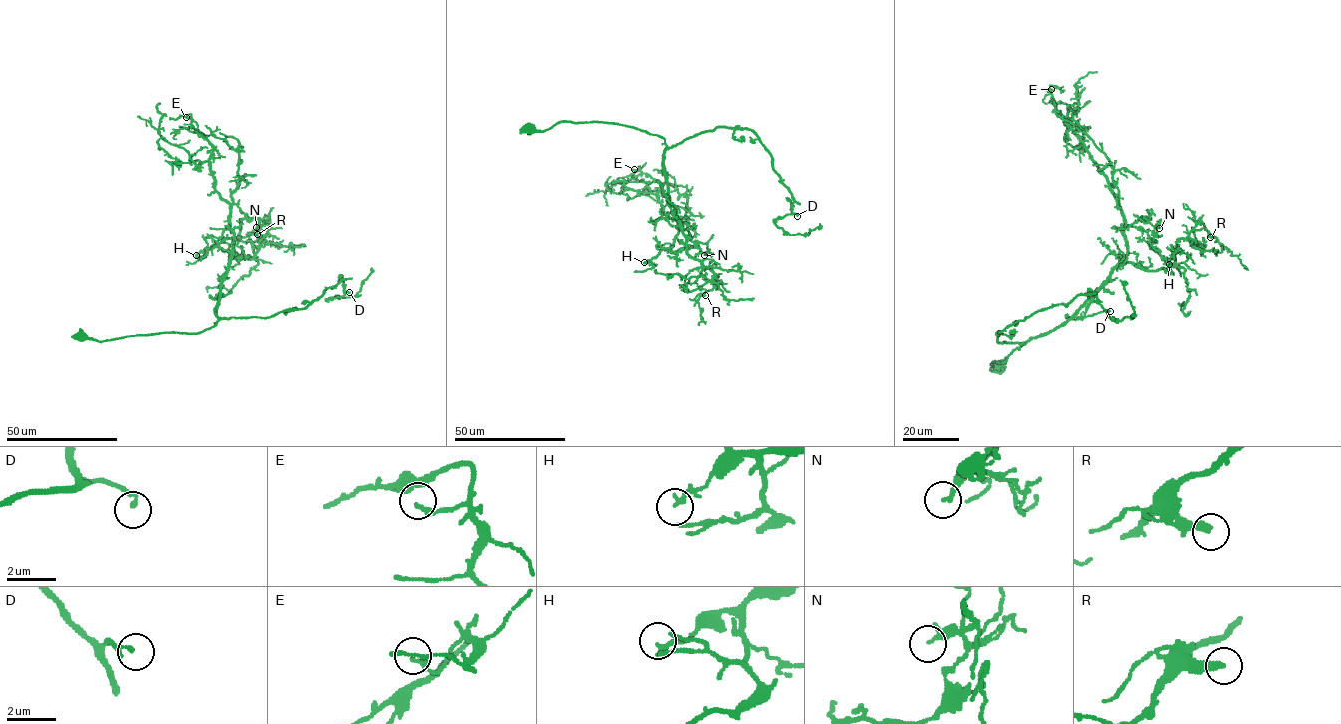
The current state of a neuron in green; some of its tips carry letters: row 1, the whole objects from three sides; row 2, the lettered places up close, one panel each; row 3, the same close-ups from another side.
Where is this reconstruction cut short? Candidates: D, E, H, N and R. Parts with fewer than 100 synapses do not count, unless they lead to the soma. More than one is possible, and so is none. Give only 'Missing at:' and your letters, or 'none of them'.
Missing at: none of them

